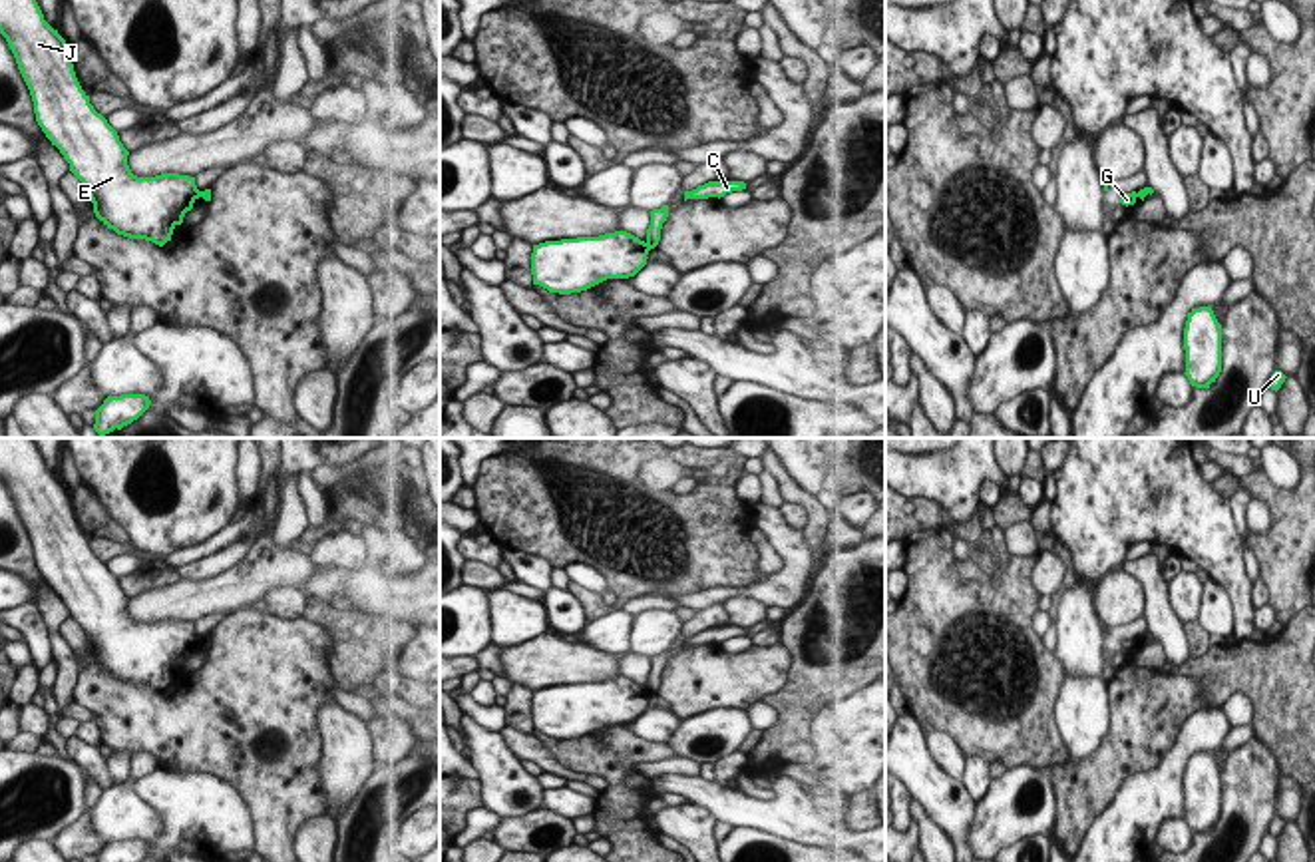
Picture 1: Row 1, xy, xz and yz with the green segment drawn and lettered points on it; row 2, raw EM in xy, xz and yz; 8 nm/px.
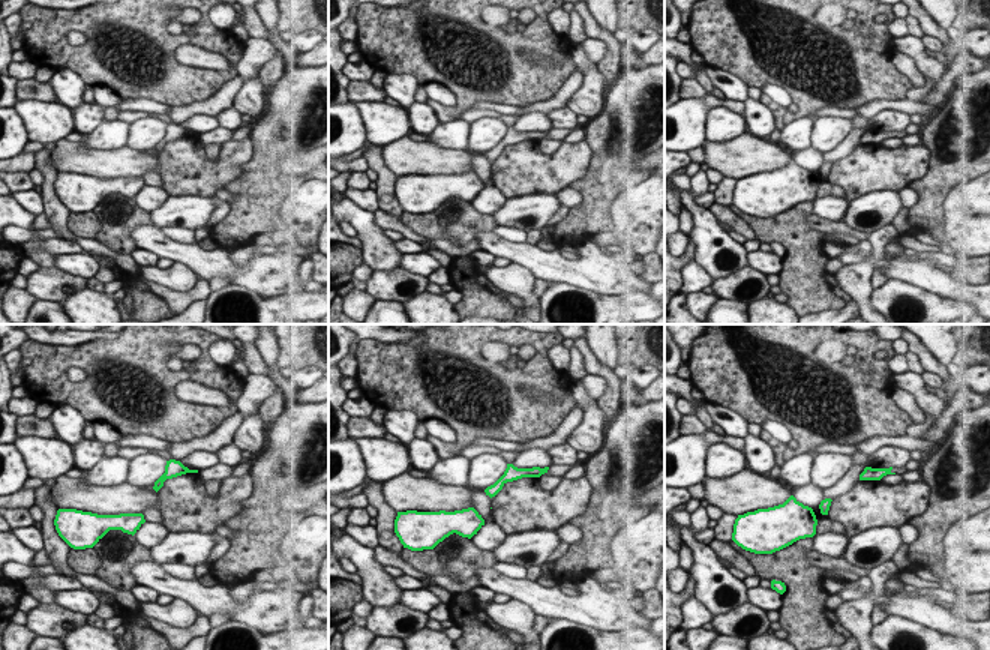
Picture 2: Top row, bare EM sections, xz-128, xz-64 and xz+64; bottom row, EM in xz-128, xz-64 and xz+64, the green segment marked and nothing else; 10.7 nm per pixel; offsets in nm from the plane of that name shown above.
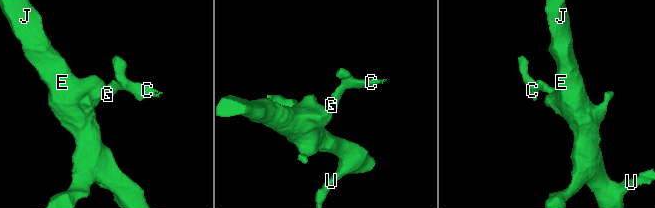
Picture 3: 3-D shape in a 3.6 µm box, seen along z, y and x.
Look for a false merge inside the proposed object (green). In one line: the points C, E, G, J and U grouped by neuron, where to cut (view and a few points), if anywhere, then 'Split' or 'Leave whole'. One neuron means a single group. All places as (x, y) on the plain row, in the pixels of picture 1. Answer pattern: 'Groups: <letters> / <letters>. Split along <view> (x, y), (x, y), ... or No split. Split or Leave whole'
Groups: C G / E J U. Split along xz (645, 689), (651, 693). Split

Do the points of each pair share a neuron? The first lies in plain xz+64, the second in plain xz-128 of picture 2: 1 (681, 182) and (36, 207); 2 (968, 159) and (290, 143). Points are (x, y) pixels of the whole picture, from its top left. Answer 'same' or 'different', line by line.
1: same
2: same

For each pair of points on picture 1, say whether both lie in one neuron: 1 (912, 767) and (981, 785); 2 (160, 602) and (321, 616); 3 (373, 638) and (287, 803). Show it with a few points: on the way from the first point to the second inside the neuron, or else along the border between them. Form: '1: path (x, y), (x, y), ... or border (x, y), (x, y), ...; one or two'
1: border (961, 781), (975, 803); two
2: border (307, 596), (317, 596), (329, 604); two
3: border (331, 640), (329, 673), (337, 685); two

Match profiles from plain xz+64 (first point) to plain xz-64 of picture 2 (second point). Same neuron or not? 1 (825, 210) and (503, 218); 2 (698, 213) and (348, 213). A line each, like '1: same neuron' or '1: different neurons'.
1: different neurons
2: same neuron

